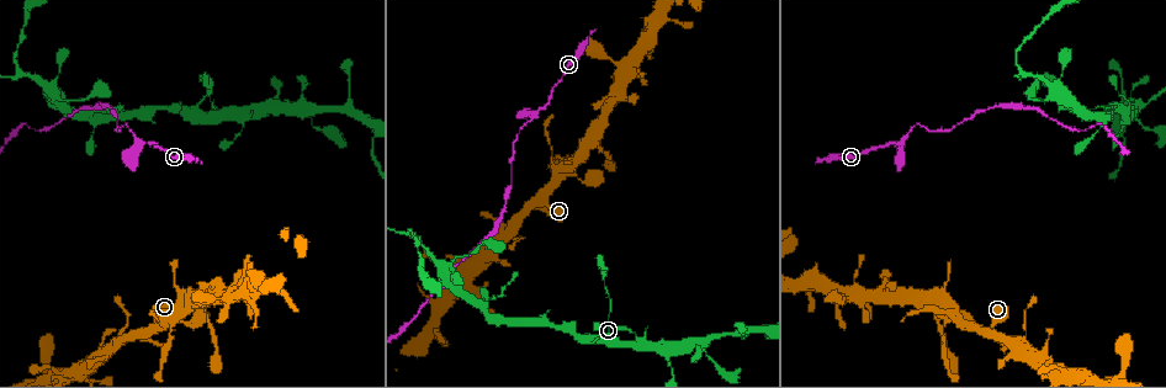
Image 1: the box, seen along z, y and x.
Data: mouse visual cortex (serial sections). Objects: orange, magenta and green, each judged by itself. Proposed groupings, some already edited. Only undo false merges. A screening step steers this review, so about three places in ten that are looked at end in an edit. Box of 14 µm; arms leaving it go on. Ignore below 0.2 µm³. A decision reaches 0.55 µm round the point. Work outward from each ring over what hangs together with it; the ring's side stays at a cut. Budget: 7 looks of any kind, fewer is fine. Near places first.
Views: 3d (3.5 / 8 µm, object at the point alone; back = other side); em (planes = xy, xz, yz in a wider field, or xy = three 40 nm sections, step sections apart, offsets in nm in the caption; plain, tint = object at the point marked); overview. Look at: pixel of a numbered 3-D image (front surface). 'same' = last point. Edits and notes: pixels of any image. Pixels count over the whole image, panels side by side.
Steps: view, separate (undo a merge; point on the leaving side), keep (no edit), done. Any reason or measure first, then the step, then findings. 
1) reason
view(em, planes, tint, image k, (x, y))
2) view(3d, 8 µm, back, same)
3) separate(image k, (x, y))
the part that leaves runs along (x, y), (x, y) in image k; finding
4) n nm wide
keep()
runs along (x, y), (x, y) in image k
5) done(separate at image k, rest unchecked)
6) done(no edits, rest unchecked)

arms part here
view(3d, 3.5 µm, image 1, (987, 330))

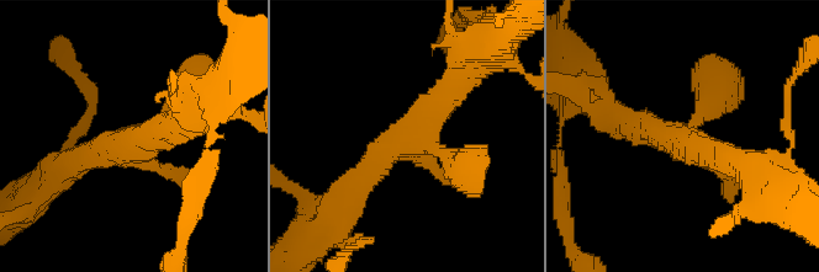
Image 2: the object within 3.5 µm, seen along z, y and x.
need the tissue
view(em, xy, step 1, tint, image 2, (682, 136))

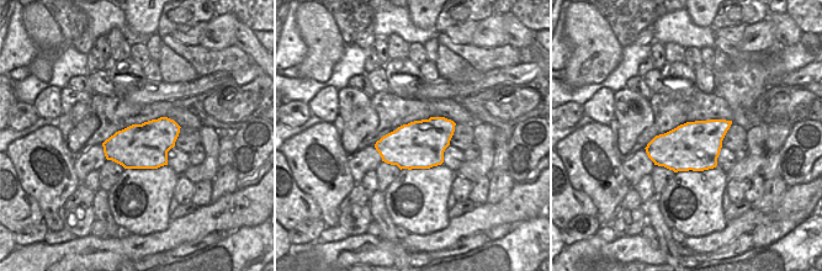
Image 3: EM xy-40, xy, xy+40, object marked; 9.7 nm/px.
keep()
runs along (709, 76), (683, 137), (621, 122) in image 2; continuous, no second cell

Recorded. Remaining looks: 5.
branch point
view(3d, 8 µm, image 1, (625, 73))

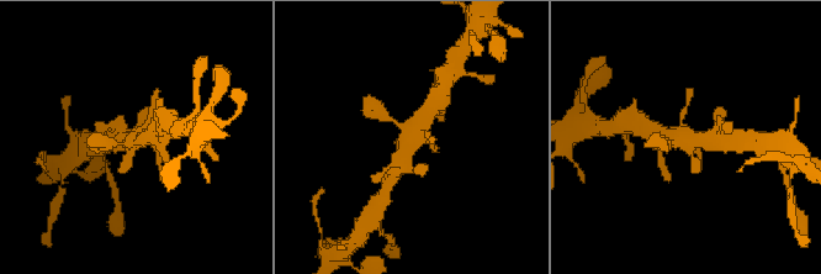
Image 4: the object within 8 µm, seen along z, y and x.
view(em, xy, step 1, tint, image 4, (413, 137))

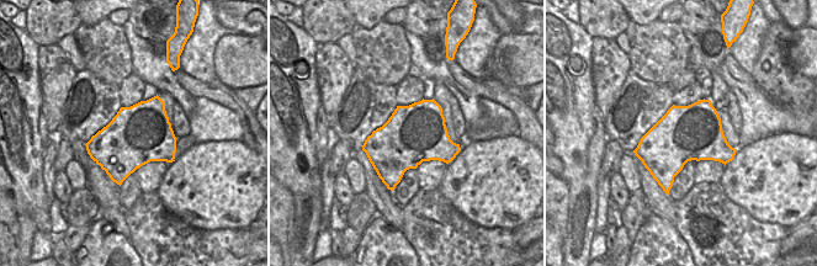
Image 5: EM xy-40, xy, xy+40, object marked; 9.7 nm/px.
keep()
runs along (397, 168), (430, 109) in image 4; continuous, no second cell

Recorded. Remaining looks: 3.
three arms meet
view(3d, 3.5 µm, image 1, (1026, 74))

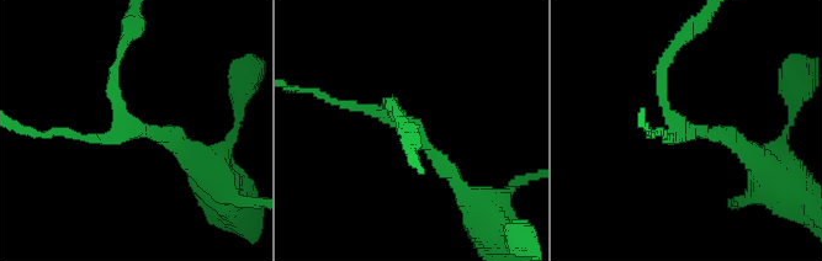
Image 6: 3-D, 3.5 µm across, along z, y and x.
3 arms; arms of 150, 150, 200 nm
view(em, xy, step 2, plain, image 6, (134, 130))

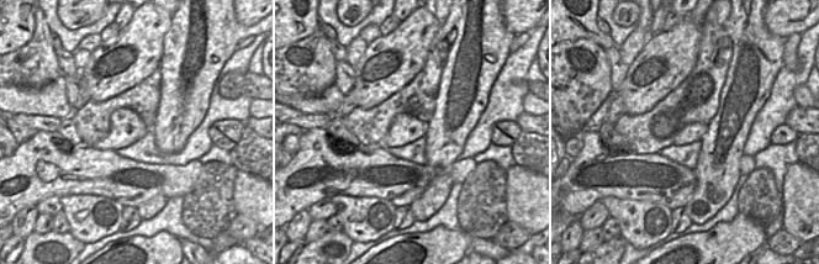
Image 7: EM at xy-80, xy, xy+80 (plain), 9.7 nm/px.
view(em, xy, step 2, tint, same)

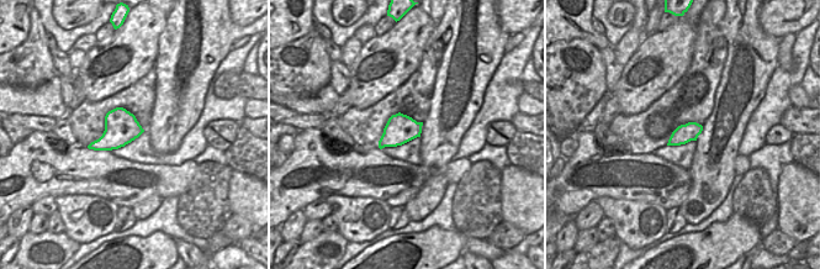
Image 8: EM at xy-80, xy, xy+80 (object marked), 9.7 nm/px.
keep()
runs along (744, 147), (672, 117), (663, 60) in image 6; one cell here

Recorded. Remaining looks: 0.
done(no edits, rest unchecked)

